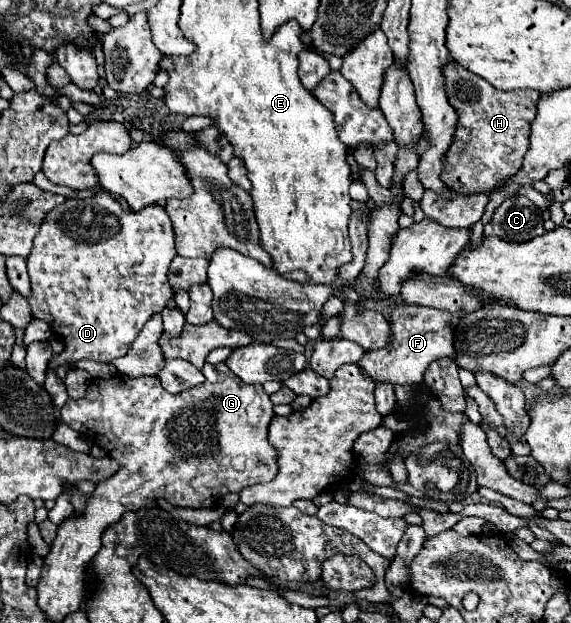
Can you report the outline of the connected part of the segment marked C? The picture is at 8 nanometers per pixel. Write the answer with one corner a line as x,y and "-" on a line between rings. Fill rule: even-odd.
524,195
506,199
484,227
484,237
500,237
510,243
524,243
544,235
544,219
538,207

